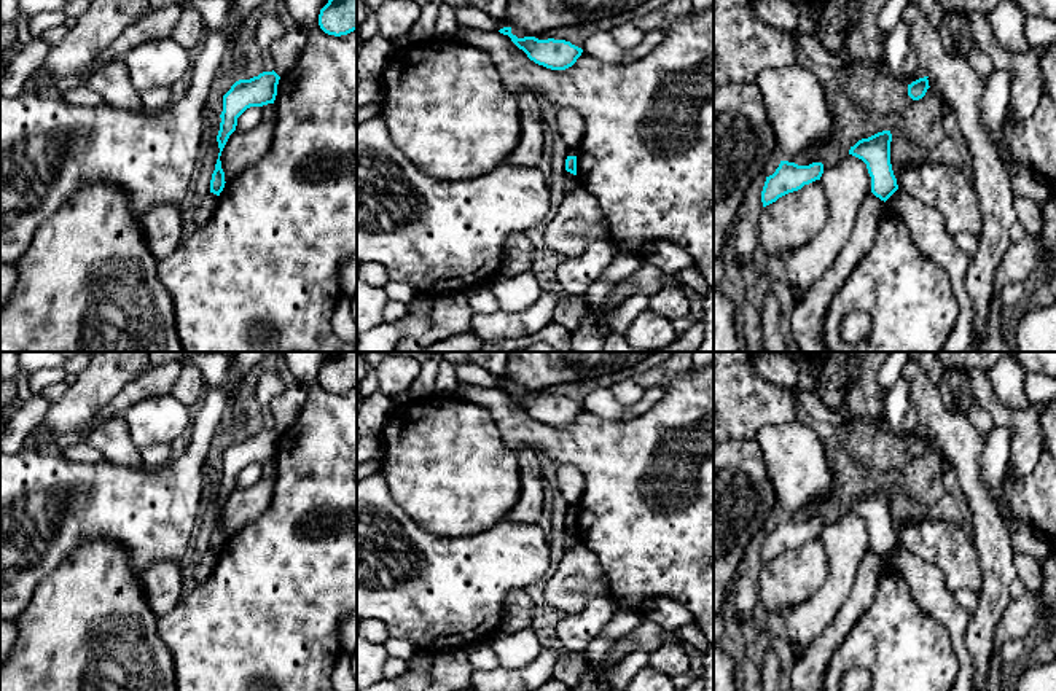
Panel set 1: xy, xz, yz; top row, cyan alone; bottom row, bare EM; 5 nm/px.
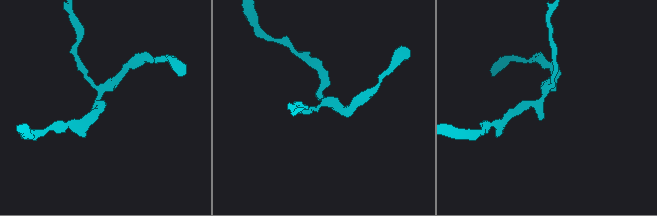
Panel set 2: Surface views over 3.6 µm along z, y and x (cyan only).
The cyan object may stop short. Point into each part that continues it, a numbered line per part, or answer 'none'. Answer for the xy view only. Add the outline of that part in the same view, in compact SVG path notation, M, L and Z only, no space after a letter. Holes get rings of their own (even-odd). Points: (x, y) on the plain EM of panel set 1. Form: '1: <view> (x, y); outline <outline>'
none

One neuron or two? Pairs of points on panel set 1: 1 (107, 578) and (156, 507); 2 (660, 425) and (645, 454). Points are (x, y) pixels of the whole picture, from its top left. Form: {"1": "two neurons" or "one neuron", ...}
{"1": "two neurons", "2": "one neuron"}

